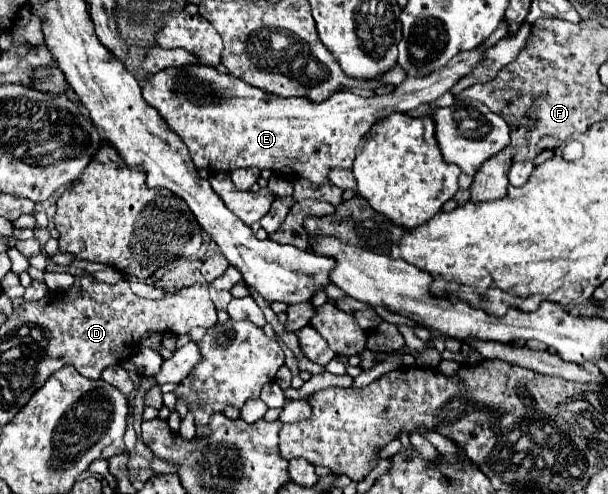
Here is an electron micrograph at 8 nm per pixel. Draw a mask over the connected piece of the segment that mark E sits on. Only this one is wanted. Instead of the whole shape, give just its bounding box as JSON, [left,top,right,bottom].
[143,47,485,185]

